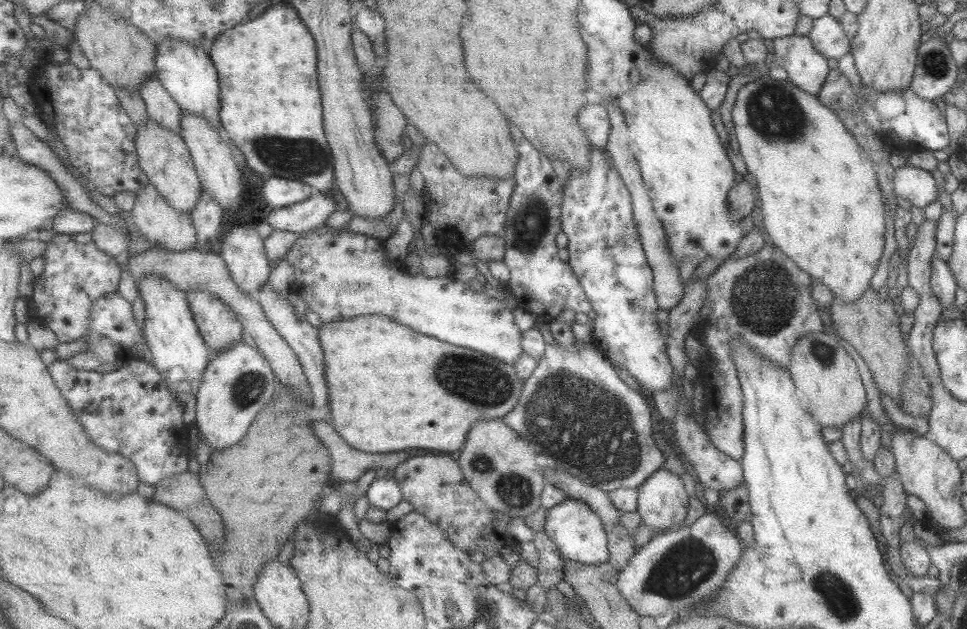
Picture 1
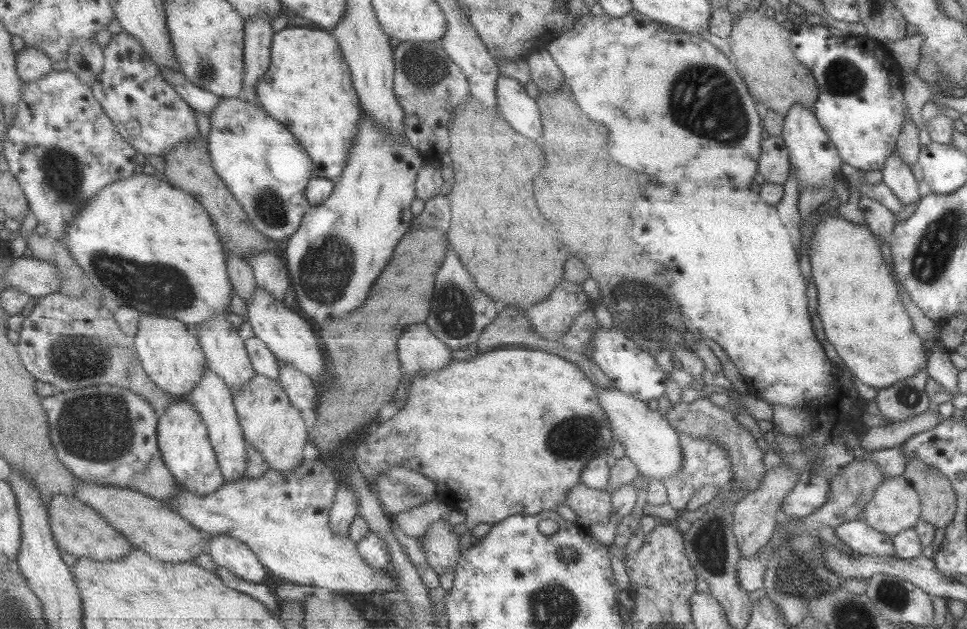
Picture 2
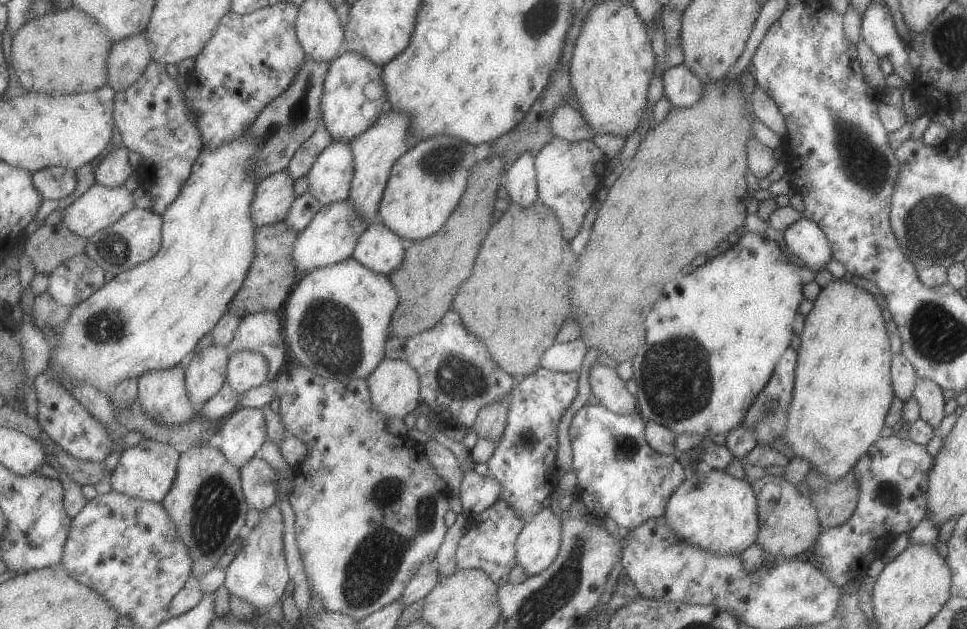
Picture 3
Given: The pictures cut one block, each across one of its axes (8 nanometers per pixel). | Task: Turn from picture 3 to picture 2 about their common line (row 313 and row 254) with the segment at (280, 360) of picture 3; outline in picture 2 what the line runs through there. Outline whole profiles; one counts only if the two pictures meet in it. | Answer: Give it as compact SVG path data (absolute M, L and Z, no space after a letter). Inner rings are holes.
M275 252L253 254L249 263L253 265L258 286L285 302L285 292L289 292L293 284L288 266L281 262L279 255Z

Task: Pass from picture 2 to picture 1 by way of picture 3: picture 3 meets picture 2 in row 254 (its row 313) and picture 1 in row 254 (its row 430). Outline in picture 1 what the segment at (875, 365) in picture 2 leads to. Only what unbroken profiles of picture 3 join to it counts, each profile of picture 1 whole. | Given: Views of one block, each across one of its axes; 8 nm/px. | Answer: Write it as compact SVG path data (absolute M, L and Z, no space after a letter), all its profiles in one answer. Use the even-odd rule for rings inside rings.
M763 76L749 80L737 91L735 104L732 108L731 119L733 119L735 129L733 132L736 135L737 143L739 143L739 156L747 167L747 173L753 176L753 184L757 186L762 226L765 227L769 241L811 278L815 278L815 280L824 284L832 292L833 297L842 298L845 302L853 302L858 299L860 294L863 294L863 291L869 287L869 280L875 272L884 248L885 220L883 219L882 192L879 189L871 160L845 129L845 125L827 106L823 106L815 95L795 86L788 78L774 80L768 76Z

